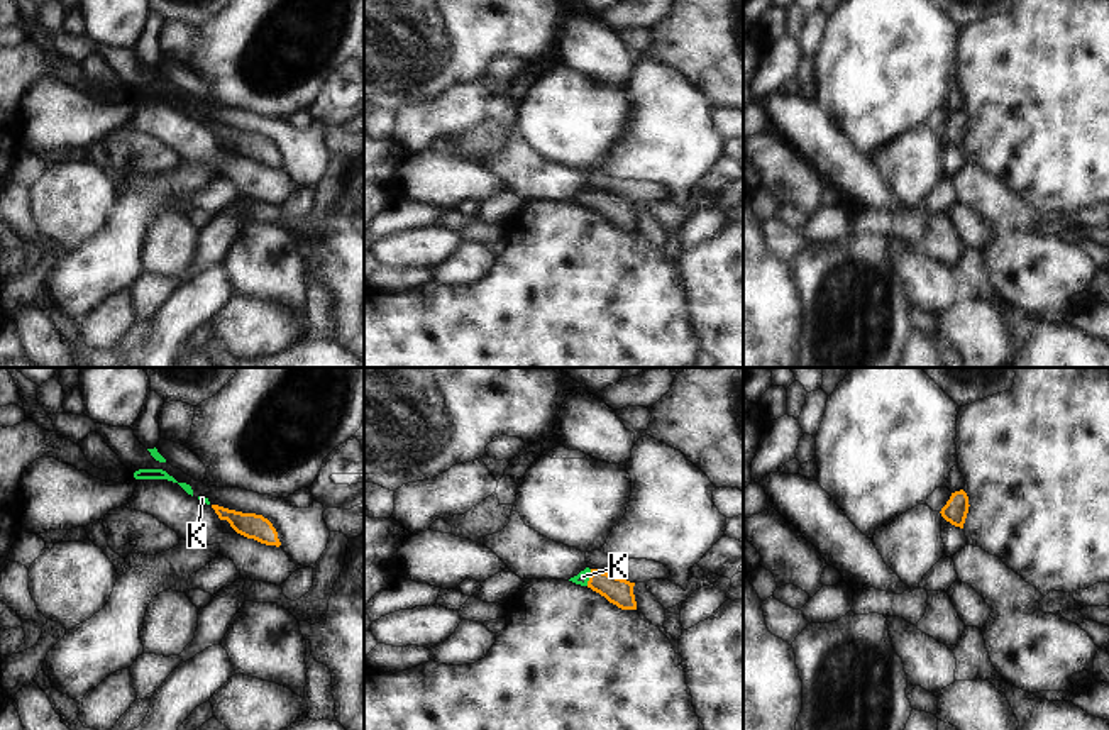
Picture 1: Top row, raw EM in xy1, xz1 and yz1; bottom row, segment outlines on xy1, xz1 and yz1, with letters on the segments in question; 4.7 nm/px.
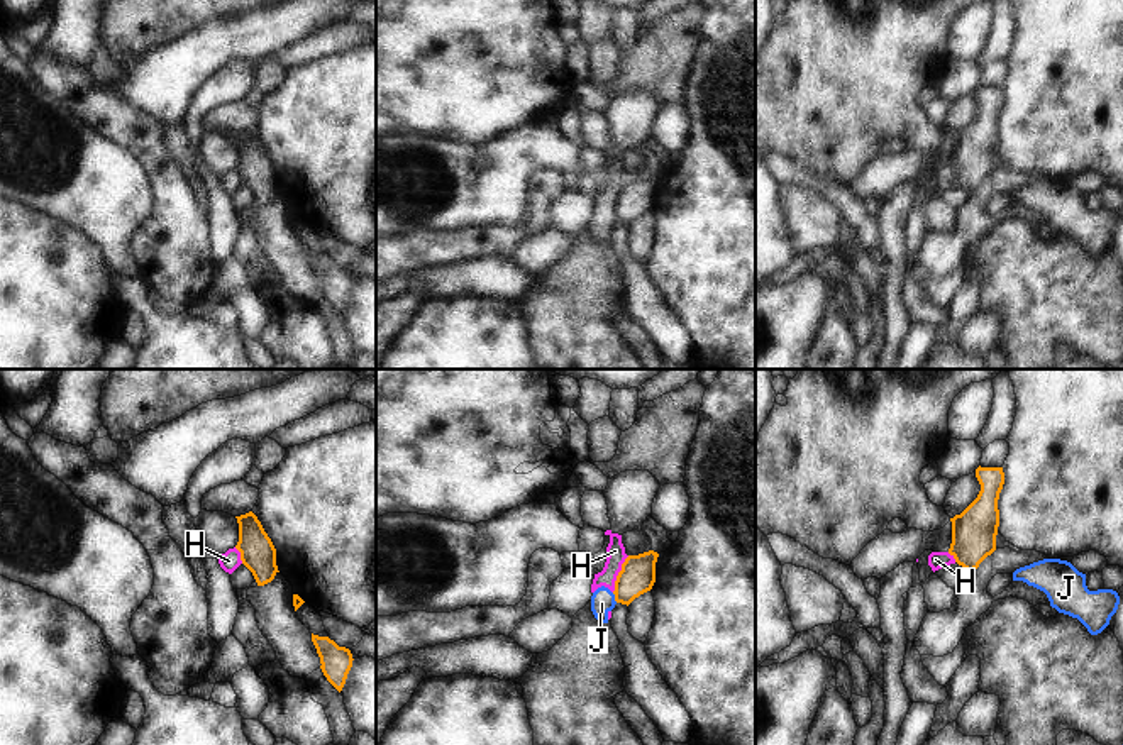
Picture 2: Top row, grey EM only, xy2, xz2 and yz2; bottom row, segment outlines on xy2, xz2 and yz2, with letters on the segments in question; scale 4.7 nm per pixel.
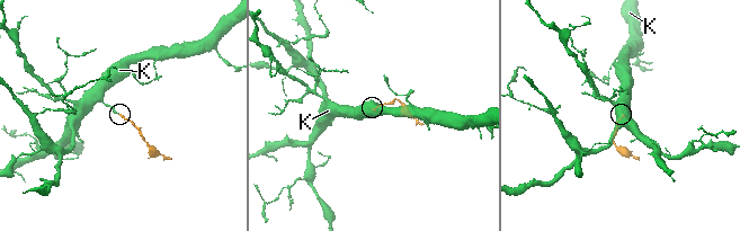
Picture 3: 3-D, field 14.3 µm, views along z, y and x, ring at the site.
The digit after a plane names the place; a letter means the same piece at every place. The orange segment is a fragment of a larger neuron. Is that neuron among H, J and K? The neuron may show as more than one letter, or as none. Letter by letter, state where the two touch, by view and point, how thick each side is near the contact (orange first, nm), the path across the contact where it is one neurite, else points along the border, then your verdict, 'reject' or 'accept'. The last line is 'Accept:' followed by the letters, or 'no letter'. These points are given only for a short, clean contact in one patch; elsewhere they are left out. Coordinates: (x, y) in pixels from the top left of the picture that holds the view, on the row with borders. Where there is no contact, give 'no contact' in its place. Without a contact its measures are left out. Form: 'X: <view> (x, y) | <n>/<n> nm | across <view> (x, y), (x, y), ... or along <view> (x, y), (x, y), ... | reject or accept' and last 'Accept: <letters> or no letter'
H: xz2 (619, 574) | 170/90 nm | along xz2 (629, 556), (612, 591) | reject
J: xz2 (615, 598) | 170/110 nm | along xz2 (612, 593), (617, 601) | reject
K: xz1 (590, 578) | 130/60 nm | across xz1 (618, 591), (590, 578), (583, 576) | accept
Accept: K

